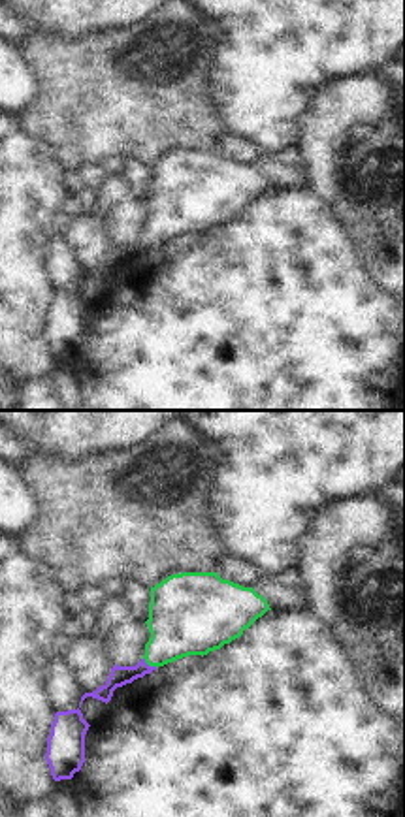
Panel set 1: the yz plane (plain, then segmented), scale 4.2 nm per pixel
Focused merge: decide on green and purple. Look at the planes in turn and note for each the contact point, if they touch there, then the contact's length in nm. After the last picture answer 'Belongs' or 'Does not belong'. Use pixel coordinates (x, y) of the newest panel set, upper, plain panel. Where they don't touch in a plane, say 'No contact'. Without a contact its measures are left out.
Touches green at (149, 243). Shared border 80 nm.

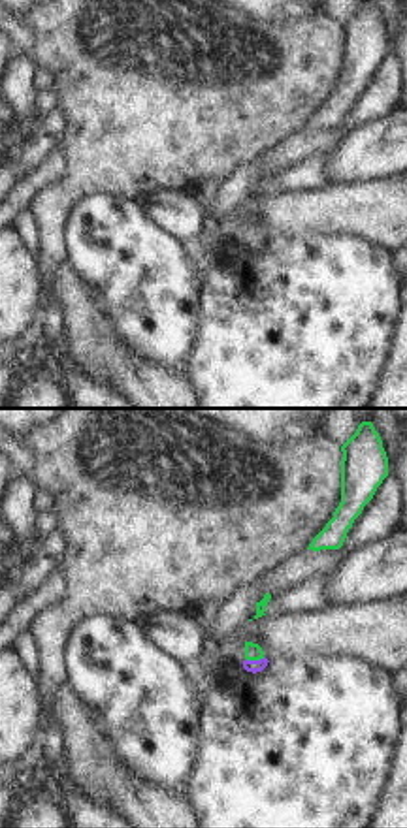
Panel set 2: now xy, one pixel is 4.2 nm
Touches green at (255, 238). Shared border 90 nm.

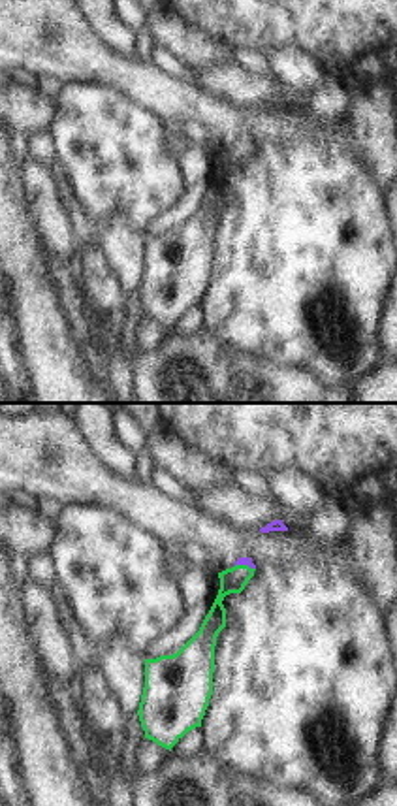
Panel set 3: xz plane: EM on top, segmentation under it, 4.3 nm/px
Touches green at (245, 144). Shared border 100 nm.

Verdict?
Belongs.

